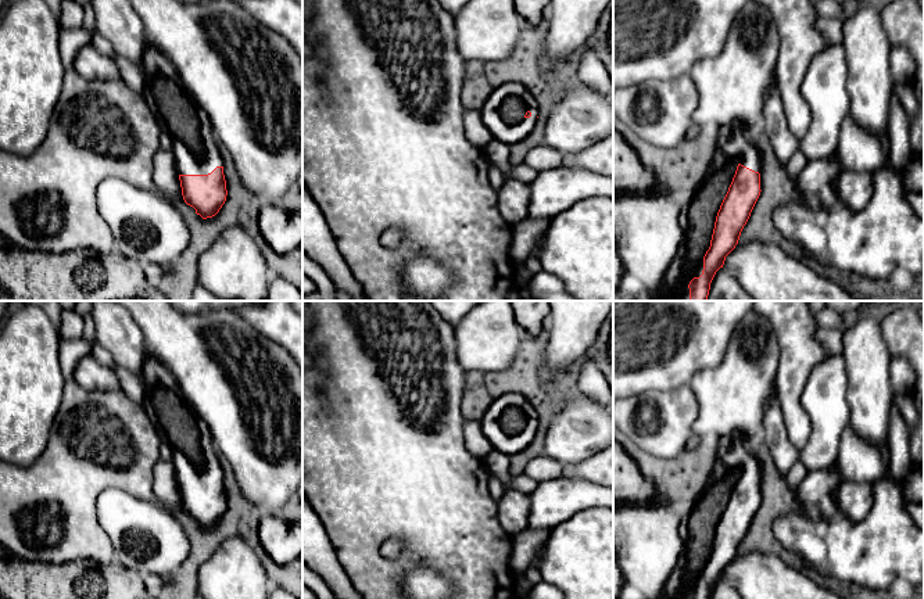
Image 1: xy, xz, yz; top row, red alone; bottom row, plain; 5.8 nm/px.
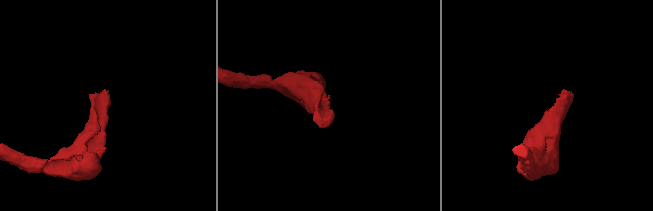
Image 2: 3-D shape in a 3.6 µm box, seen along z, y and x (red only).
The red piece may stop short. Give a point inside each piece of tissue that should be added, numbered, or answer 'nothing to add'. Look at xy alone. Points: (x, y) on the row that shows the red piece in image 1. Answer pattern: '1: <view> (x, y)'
1: xy (196, 151)

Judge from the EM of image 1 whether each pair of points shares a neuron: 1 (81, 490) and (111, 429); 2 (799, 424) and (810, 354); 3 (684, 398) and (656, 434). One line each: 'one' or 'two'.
1: one
2: one
3: one

